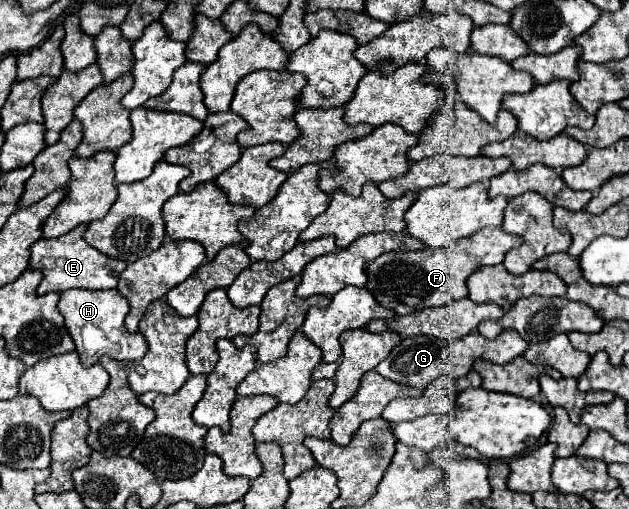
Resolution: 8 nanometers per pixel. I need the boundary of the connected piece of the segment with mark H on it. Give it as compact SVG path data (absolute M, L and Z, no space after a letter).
M70 289L60 295L60 313L66 319L66 329L76 343L76 351L84 367L94 365L100 357L110 355L118 361L138 361L146 355L146 339L142 333L130 333L124 327L124 317L128 315L128 299L118 293L118 289L108 291L84 291Z

